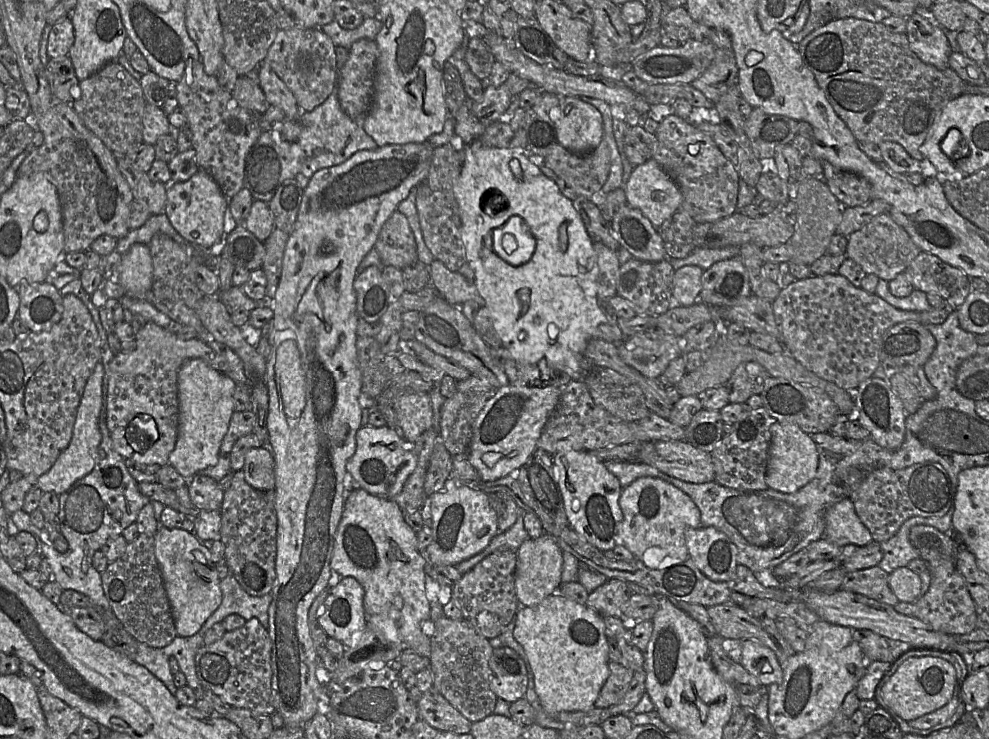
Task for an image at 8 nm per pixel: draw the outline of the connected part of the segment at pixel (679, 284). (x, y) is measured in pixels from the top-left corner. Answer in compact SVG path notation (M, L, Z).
M684 266L674 273L672 307L687 307L699 301L704 270L699 266Z

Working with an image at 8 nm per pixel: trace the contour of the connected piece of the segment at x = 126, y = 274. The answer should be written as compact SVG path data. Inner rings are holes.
M136 243L122 254L114 278L123 287L126 295L146 299L147 293L152 289L152 260L149 245Z

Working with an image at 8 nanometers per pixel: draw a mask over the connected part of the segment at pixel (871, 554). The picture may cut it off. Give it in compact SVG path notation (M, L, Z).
M872 541L865 546L848 544L842 547L840 555L835 559L837 568L845 573L877 566L883 558L880 543Z

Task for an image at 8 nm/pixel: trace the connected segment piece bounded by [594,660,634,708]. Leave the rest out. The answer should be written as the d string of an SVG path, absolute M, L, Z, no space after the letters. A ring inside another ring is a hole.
M611 660L608 666L610 671L609 677L594 704L597 708L608 708L620 703L629 688L634 674L633 670Z

